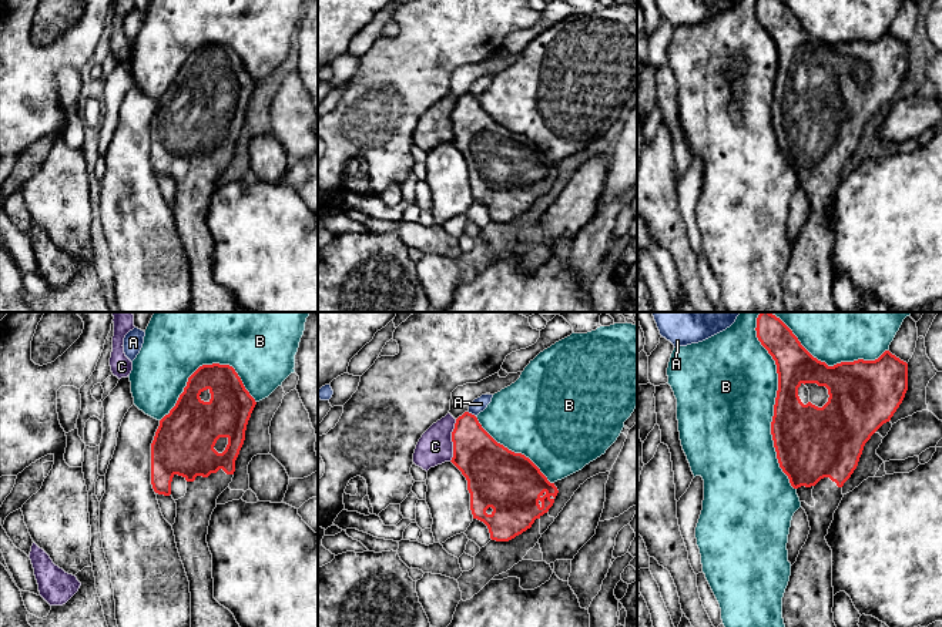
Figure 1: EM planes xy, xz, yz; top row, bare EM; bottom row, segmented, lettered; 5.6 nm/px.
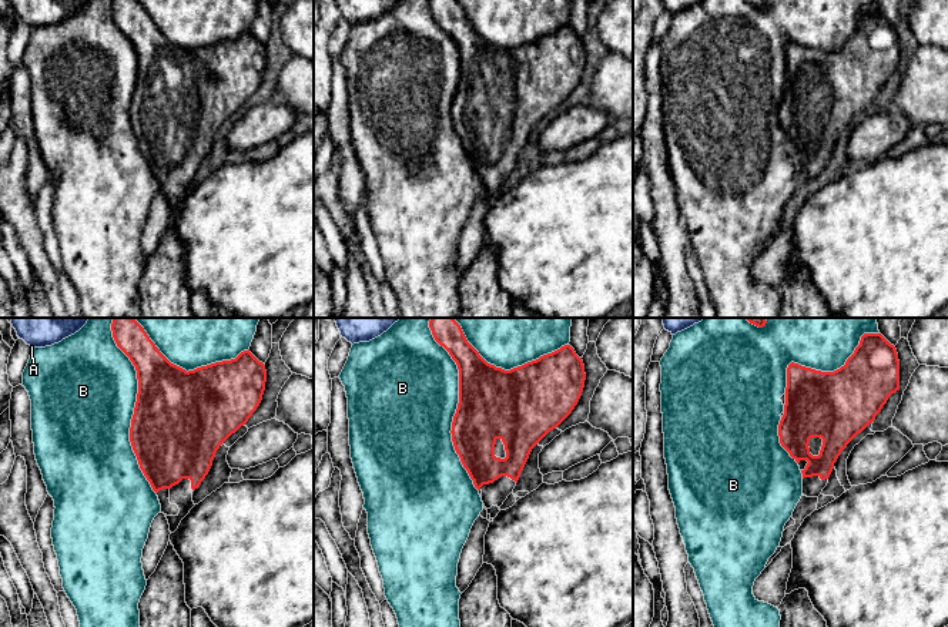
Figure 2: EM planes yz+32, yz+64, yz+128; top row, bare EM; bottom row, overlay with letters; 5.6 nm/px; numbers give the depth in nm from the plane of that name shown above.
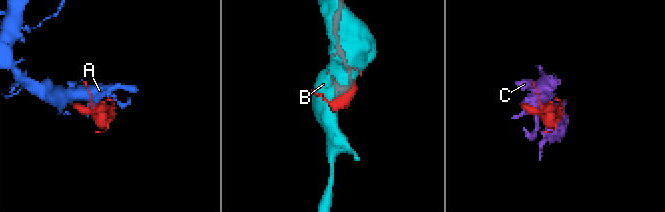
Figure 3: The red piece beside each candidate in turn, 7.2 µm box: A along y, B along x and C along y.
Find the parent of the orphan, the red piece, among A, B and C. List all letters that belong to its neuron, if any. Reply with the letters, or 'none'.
none

